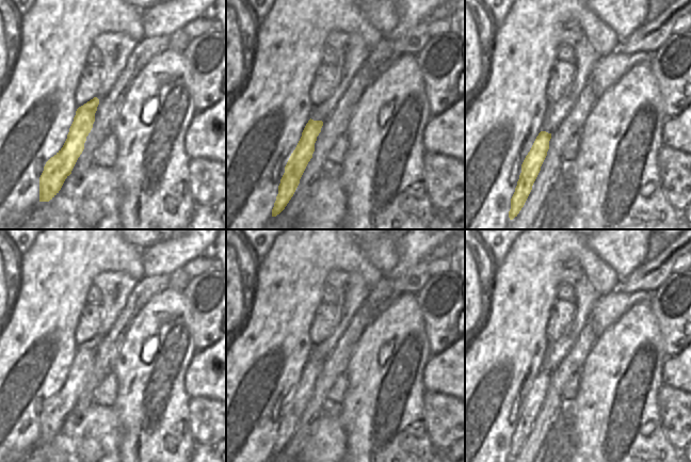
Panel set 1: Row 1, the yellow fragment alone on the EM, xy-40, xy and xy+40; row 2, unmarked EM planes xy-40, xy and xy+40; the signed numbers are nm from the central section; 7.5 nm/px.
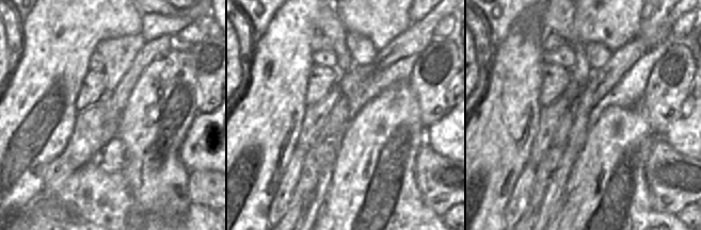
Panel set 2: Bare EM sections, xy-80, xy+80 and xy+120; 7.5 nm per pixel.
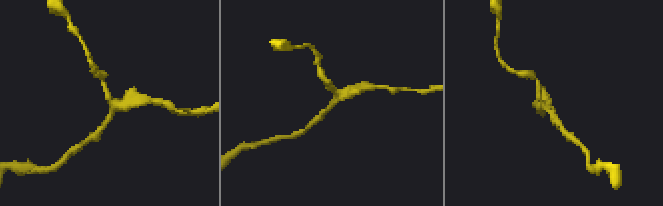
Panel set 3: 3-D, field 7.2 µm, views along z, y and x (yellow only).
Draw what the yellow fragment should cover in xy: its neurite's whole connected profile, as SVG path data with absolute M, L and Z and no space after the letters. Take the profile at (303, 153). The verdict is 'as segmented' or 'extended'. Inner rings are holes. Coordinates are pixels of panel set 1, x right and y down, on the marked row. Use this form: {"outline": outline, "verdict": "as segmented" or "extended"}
{"outline": "M311 118L306 124L300 141L285 166L285 173L278 186L278 194L272 209L272 217L279 214L293 196L300 179L312 158L315 143L322 126L322 121Z", "verdict": "as segmented"}

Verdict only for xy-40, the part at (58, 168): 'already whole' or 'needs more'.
already whole

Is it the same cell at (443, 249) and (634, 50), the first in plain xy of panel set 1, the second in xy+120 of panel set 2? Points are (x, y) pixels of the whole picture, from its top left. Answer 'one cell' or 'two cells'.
one cell

